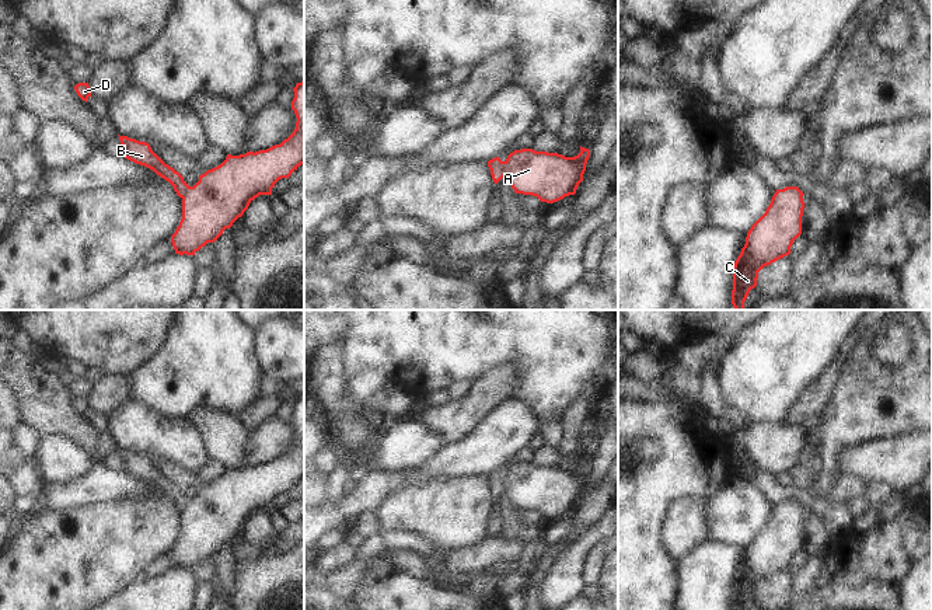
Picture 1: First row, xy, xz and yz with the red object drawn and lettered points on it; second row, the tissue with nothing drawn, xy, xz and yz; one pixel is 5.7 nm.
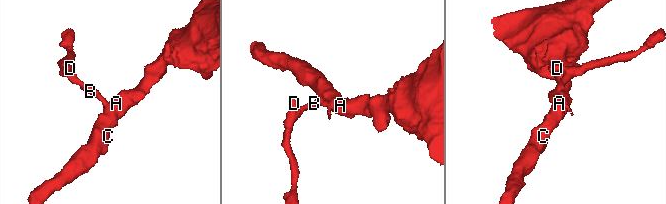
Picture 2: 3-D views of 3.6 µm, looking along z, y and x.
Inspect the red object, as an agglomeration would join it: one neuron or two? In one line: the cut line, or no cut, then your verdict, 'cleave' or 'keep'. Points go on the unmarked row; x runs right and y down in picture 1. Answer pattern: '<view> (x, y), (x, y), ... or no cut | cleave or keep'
xz (502, 476), (505, 490) | cleave

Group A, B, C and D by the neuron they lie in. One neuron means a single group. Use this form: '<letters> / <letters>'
A C / B D

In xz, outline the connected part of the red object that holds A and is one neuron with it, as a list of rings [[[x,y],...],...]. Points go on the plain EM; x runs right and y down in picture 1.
[[[582,460],[575,471],[521,463],[507,470],[503,484],[516,508],[533,509],[541,516],[554,517],[576,508],[589,471],[590,464]]]

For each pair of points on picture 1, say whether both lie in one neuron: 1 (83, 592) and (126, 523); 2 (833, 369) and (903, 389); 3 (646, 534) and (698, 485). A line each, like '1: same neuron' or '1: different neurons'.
1: same neuron
2: different neurons
3: same neuron

